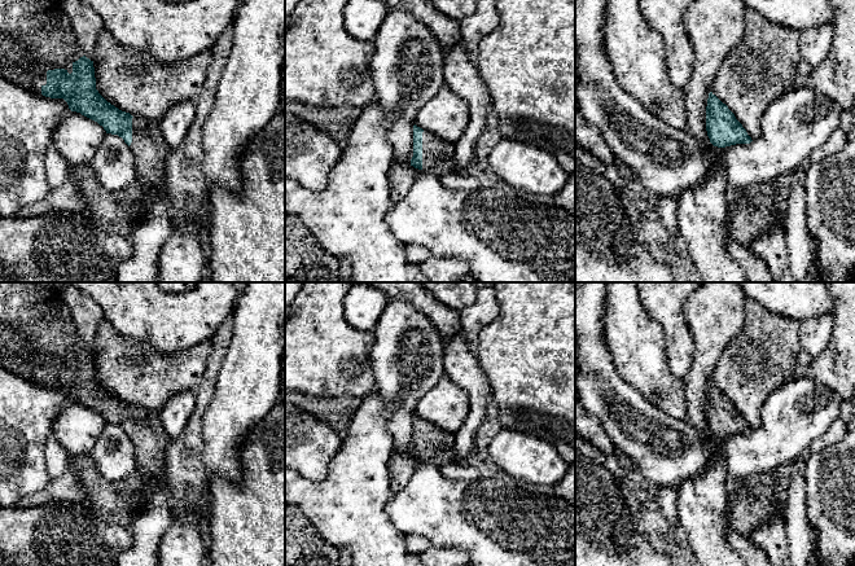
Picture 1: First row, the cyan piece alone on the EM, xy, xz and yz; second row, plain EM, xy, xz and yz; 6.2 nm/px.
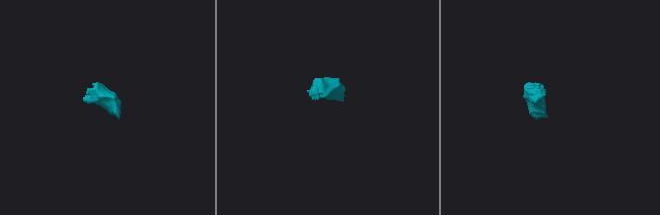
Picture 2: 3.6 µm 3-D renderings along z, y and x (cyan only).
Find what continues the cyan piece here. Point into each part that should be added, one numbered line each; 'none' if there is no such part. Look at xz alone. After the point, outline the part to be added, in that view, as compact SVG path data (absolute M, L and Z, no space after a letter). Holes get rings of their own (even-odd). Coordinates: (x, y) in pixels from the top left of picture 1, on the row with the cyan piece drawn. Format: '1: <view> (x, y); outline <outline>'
1: xz (438, 156); outline M424 130L422 132L422 171L435 177L456 174L455 144Z

